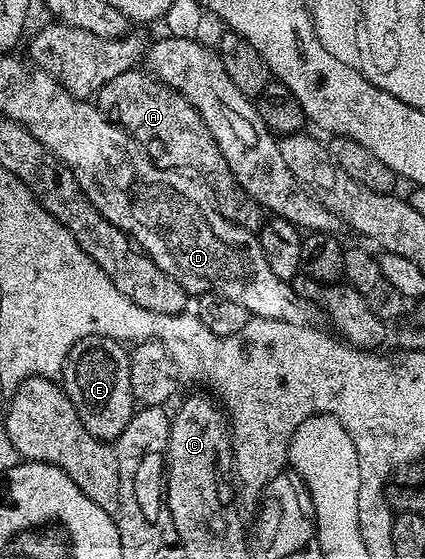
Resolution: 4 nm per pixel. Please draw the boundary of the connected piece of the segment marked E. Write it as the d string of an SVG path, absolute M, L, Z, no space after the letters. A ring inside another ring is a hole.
M102 335L83 337L65 359L63 386L67 397L75 405L83 425L97 439L110 440L119 437L135 414L135 400L131 389L130 352L124 351L116 339Z

